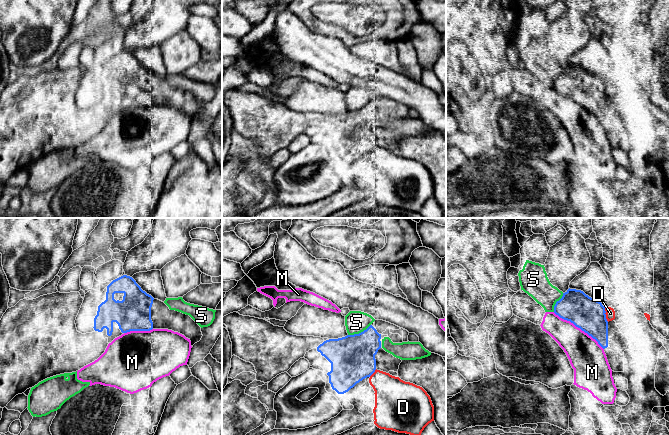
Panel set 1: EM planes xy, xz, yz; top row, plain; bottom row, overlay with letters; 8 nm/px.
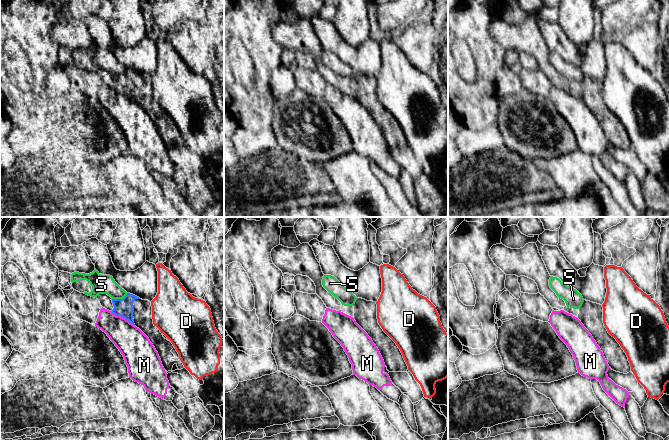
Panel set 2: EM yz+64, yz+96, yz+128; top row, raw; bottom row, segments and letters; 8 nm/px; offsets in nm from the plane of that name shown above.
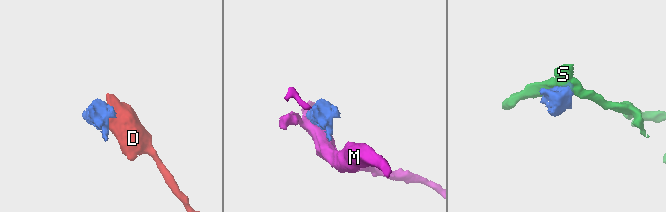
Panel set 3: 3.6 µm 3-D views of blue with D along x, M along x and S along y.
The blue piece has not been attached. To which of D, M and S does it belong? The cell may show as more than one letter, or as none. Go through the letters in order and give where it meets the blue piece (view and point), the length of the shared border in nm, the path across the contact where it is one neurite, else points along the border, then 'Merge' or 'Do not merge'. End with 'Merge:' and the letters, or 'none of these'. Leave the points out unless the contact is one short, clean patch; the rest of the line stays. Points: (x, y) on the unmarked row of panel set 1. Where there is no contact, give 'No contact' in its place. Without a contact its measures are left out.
D: Touches blue at yz (605, 91). Shared border 120 nm. Do not merge
M: Touches blue at yz (579, 103). Shared border 500 nm. Do not merge
S: Touches blue at xz (359, 109). Shared border 200 nm. Do not merge
Merge: none of these

